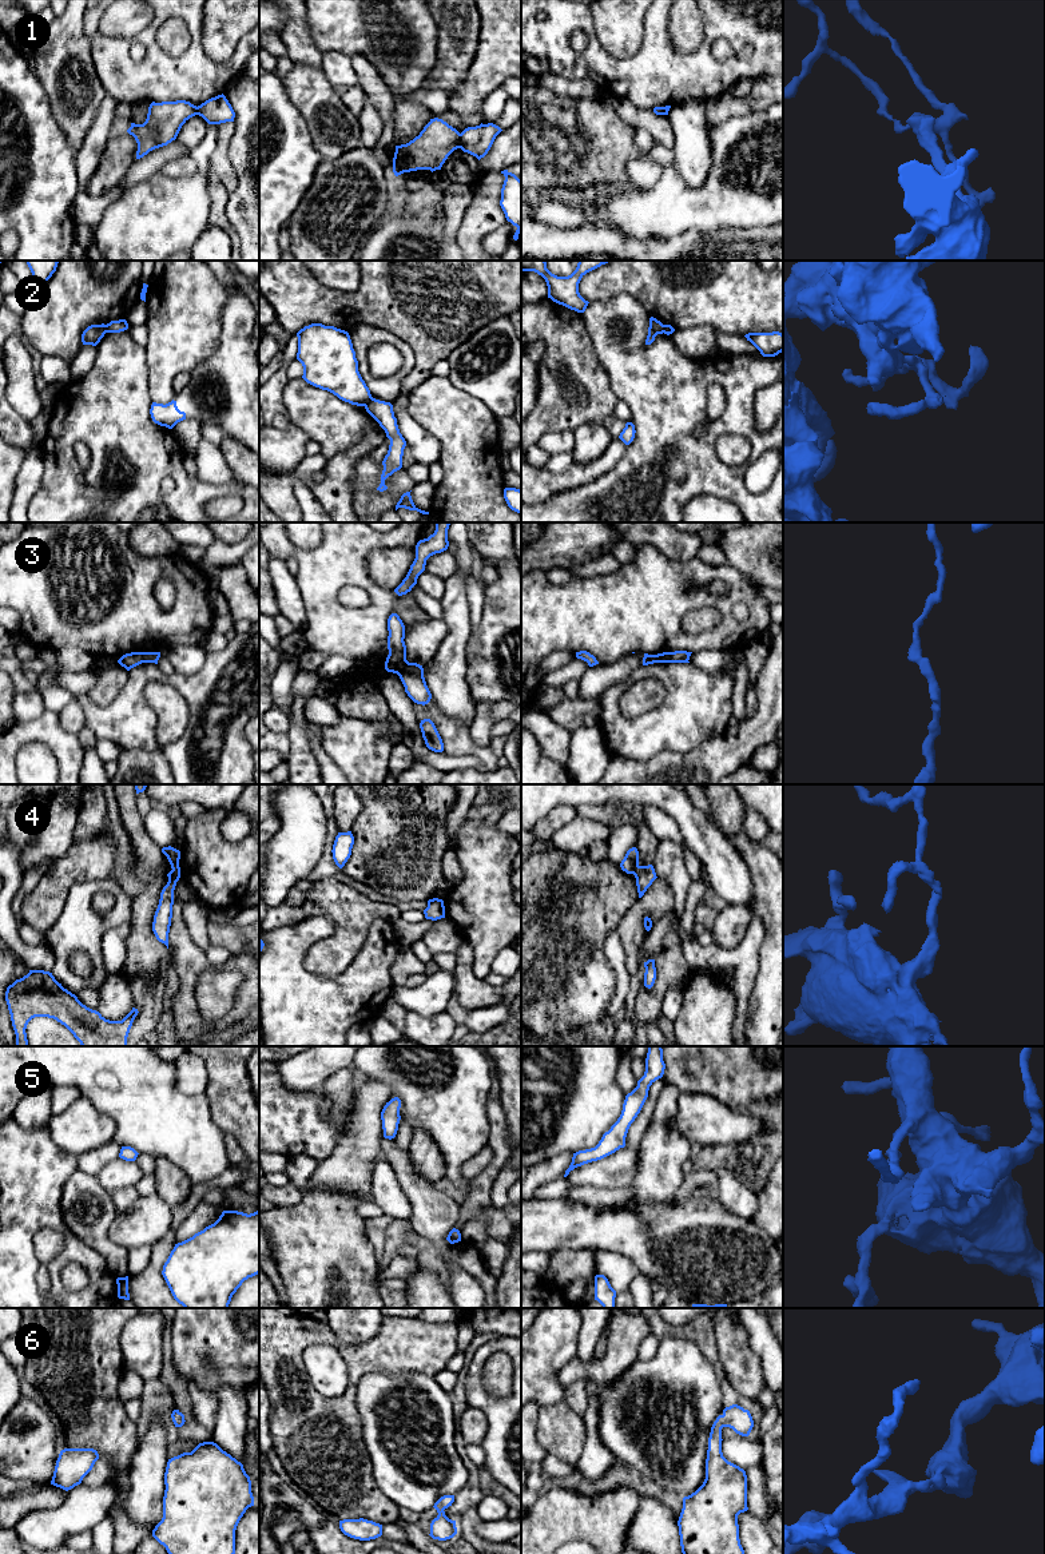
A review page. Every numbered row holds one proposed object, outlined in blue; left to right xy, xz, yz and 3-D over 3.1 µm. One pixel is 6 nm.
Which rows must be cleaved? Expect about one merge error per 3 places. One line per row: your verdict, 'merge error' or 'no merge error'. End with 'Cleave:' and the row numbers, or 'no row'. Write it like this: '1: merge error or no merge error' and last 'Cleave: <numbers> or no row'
1: merge error
2: merge error
3: merge error
4: merge error
5: no merge error
6: no merge error
Cleave: 1, 2, 3, 4

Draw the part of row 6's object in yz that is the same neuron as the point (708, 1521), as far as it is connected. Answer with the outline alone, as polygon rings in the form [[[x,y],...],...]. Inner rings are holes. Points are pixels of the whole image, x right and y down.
[[[732,1404],[723,1410],[711,1427],[706,1459],[706,1479],[691,1495],[683,1498],[678,1521],[683,1554],[744,1554],[739,1539],[738,1515],[747,1507],[747,1475],[743,1468],[728,1462],[722,1452],[722,1428],[730,1427],[742,1436],[748,1436],[754,1420],[748,1410]]]

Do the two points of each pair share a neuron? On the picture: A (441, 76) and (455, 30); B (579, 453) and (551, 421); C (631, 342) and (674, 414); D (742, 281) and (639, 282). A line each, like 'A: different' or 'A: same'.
A: same
B: different
C: same
D: same

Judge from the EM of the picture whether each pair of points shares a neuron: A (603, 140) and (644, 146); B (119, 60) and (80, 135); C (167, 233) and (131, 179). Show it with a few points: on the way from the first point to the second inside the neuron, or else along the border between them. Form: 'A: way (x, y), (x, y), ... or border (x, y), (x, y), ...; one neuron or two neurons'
A: border (634, 128), (634, 142), (644, 152); two neurons
B: border (92, 60), (103, 88), (116, 102); two neurons
C: border (159, 173), (126, 190); two neurons

